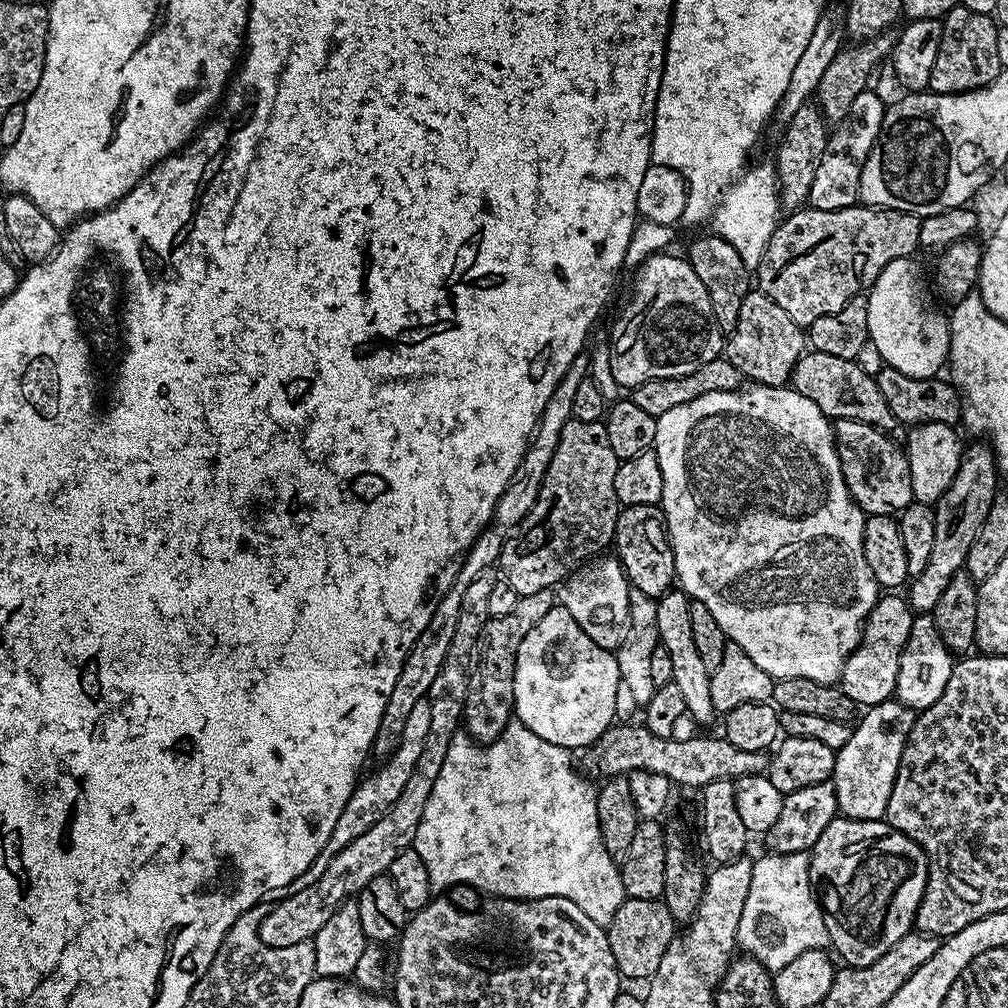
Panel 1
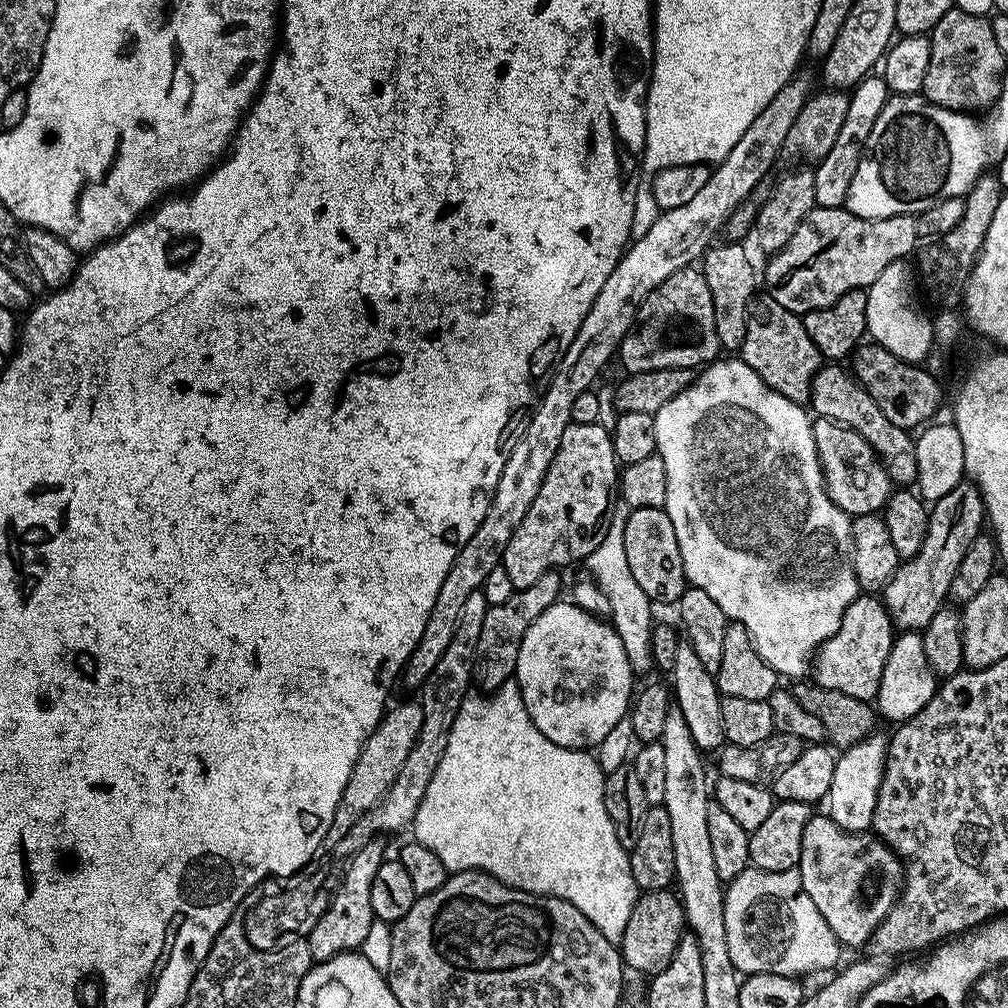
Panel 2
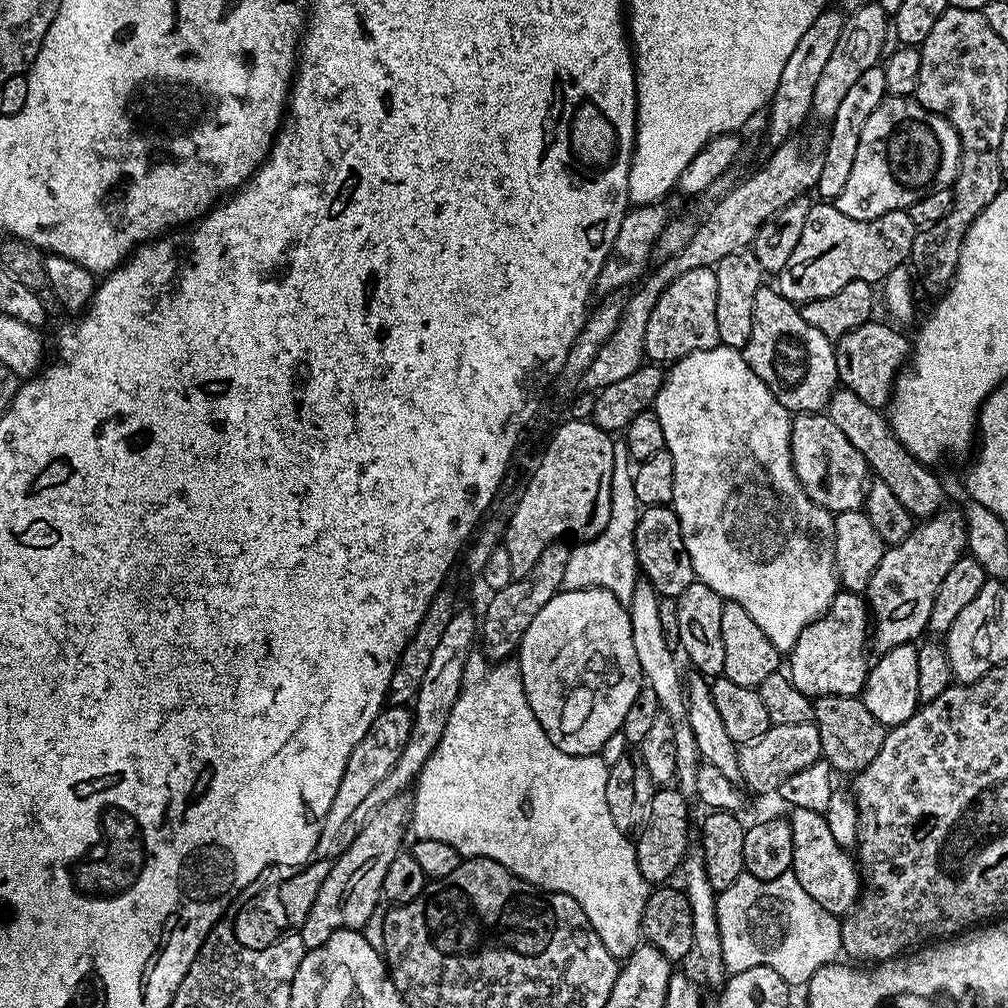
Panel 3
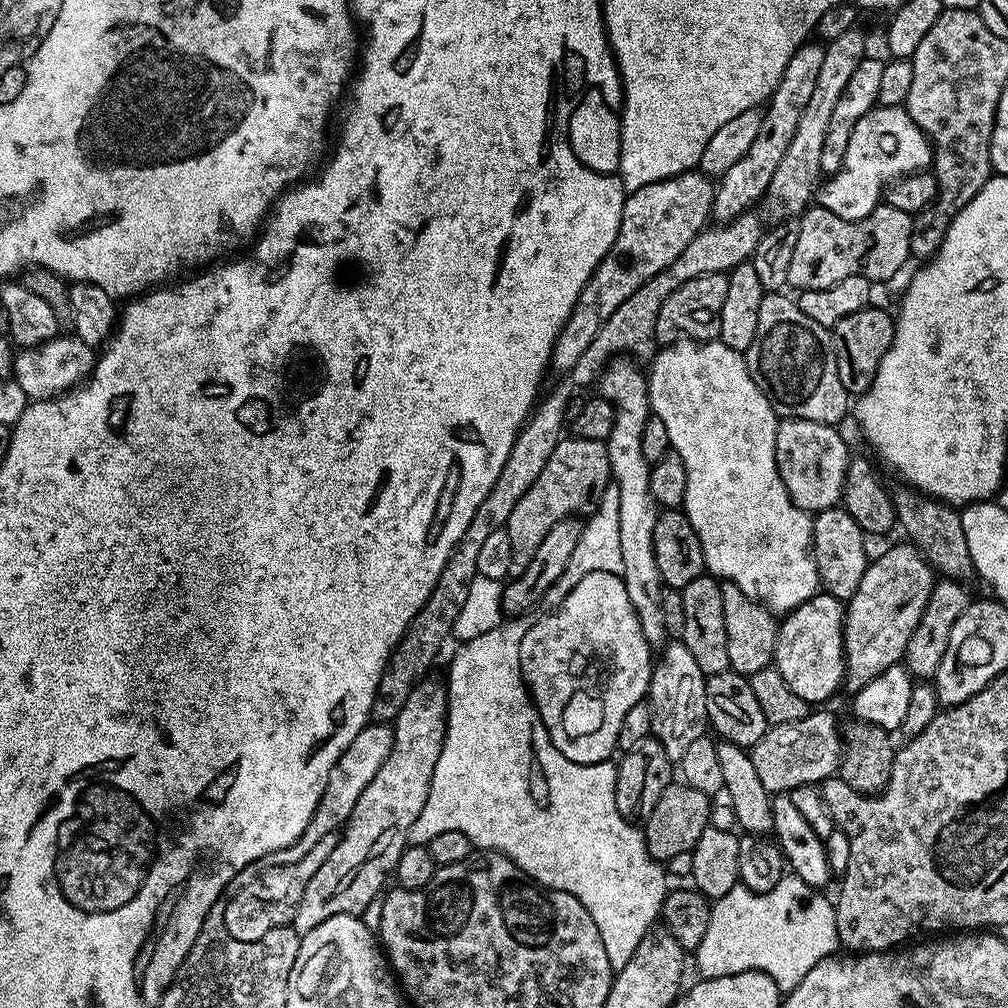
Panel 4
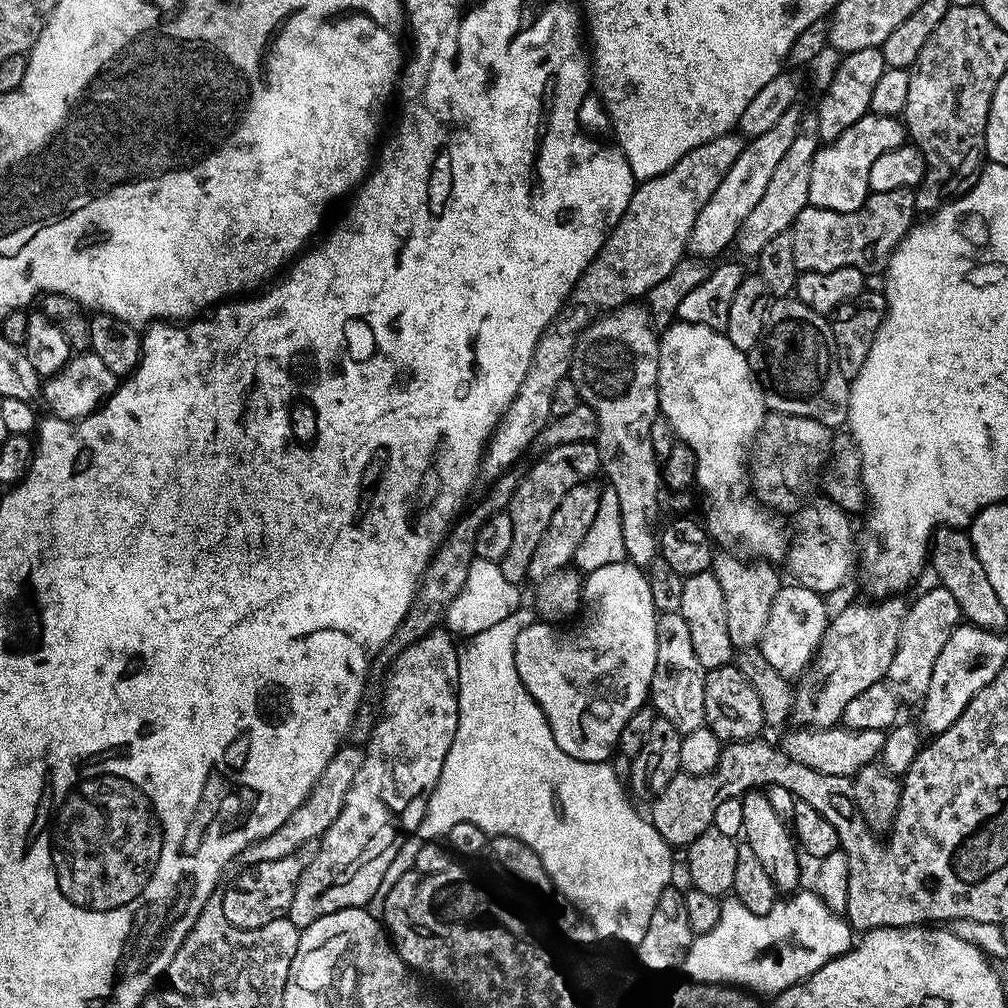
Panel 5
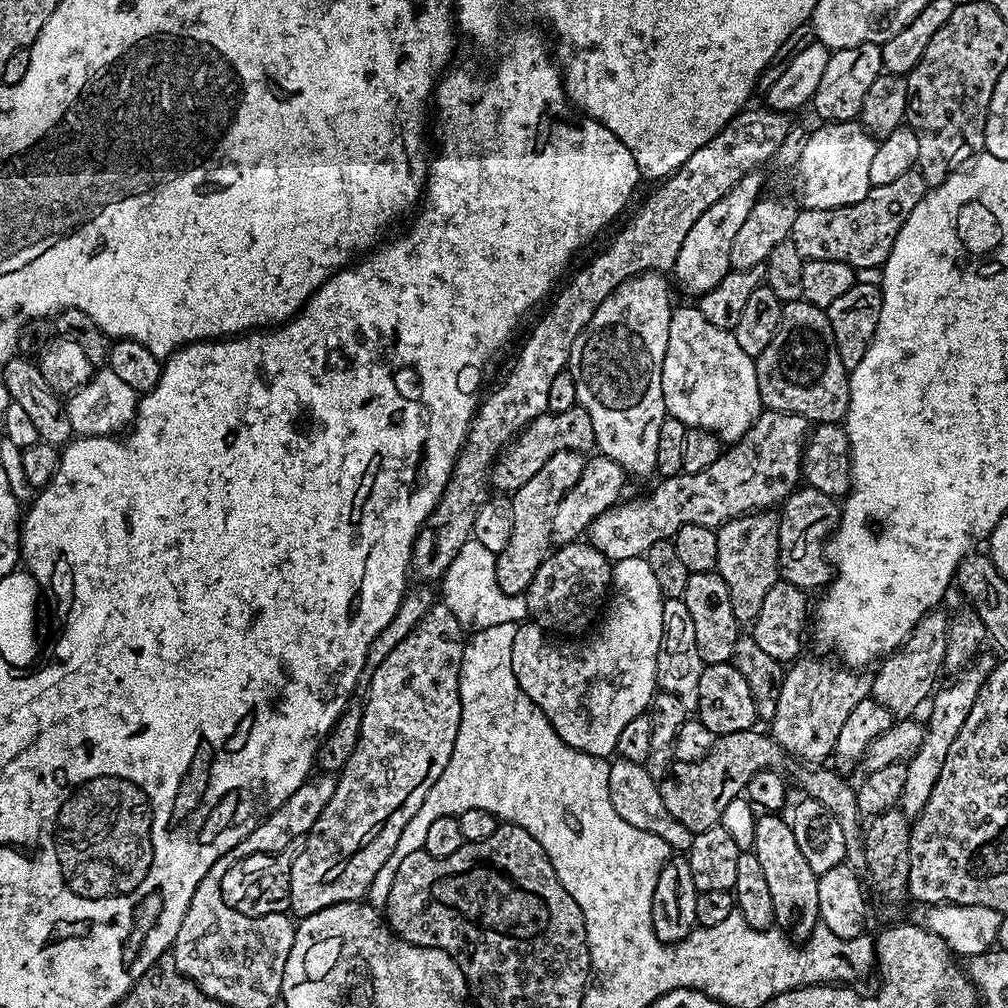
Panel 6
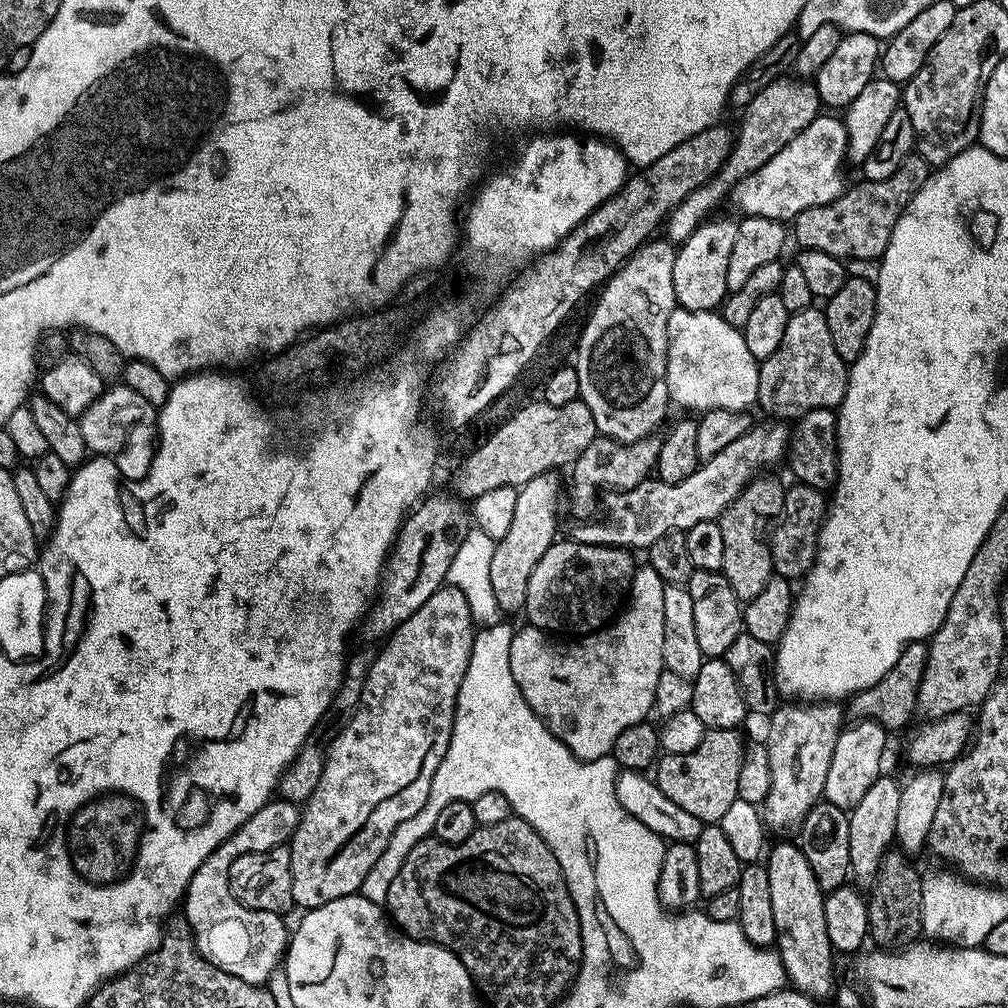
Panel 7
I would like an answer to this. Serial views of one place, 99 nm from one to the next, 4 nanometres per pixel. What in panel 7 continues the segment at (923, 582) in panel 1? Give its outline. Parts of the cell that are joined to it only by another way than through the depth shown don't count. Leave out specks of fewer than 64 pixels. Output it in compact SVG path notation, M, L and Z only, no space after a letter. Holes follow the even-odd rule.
M784 702L767 724L770 794L766 794L762 805L762 819L771 835L773 832L776 838L792 838L806 822L808 811L821 803L830 758L834 758L834 742L845 727L846 712L836 702Z

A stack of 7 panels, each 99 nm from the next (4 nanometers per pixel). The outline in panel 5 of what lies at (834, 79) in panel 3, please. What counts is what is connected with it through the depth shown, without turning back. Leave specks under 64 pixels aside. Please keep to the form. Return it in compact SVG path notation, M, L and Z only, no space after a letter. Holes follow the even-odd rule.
M812 110L805 111L794 142L790 142L790 150L786 150L782 162L778 162L778 167L775 168L766 191L754 206L754 210L750 210L746 222L742 222L734 241L735 251L738 250L749 258L759 256L761 250L777 234L789 231L798 218L798 214L802 214L802 210L809 207L810 170L816 157L816 149L821 147L821 144L822 141L816 130L816 113Z

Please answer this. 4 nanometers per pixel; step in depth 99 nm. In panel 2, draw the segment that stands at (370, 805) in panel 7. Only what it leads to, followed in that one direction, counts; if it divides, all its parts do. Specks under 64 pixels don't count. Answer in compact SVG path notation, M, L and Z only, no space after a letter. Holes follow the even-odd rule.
M379 839L371 840L348 861L344 875L340 877L340 885L332 893L332 901L326 914L318 918L314 930L306 937L313 961L329 960L339 952L355 952L365 941L374 919L370 906L370 882L374 882L378 866L386 859L386 852L380 843Z

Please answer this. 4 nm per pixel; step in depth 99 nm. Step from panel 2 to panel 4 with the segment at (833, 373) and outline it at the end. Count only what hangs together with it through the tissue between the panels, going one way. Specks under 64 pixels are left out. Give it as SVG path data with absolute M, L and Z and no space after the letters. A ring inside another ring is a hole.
M900 486L892 492L892 501L896 507L896 518L899 527L909 541L919 548L920 553L928 561L933 573L941 577L967 581L967 576L973 575L969 547L966 546L965 535L960 521L960 512L953 505L945 504L943 500L936 500L933 496L925 496L923 492L907 486Z

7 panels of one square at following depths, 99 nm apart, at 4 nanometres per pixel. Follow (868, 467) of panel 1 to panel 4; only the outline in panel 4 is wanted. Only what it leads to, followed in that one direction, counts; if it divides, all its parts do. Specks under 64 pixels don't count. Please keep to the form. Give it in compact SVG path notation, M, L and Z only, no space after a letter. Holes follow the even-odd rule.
M784 418L776 426L776 465L778 474L790 494L796 508L802 509L809 514L815 514L835 508L841 503L840 495L844 489L844 479L846 478L846 466L850 459L848 444L840 437L839 427L813 420L793 420Z

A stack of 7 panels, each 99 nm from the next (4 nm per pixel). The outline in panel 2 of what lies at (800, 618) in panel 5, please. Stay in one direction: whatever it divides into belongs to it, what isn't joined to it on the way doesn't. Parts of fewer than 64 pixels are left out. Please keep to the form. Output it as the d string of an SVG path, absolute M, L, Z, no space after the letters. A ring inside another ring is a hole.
M876 594L856 596L854 602L846 606L846 614L838 630L815 654L815 683L830 690L842 690L842 694L850 694L850 698L875 701L893 639L892 616L886 610L883 599Z

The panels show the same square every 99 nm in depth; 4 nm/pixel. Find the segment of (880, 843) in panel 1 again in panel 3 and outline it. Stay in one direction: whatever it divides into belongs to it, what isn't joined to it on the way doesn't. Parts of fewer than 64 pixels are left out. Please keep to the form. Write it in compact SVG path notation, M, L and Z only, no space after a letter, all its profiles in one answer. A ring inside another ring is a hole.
M792 808L787 813L786 819L792 831L792 855L791 872L796 876L797 882L833 916L840 918L856 907L862 891L862 877L855 859L850 857L849 849L840 848L838 842L834 842L834 834L830 834L830 826L826 822L824 813L814 810L802 810Z

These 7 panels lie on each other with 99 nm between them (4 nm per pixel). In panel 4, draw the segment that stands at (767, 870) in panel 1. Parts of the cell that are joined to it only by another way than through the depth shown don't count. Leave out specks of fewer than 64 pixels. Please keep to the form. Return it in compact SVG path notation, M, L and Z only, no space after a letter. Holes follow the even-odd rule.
M785 874L769 892L751 892L748 888L737 886L730 893L732 900L732 920L713 918L706 938L702 938L699 948L695 949L699 975L704 978L718 978L743 972L764 972L780 987L781 993L788 993L828 956L837 951L840 939L836 929L836 910L831 899L824 897L823 891L811 888L794 874Z

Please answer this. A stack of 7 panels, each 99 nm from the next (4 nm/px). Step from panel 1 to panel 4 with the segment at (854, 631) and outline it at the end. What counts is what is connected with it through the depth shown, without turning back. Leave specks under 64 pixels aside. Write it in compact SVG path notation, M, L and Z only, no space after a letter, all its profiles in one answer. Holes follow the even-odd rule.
M682 338L677 344L663 345L652 357L650 367L646 372L650 412L651 415L662 418L663 424L666 425L666 431L670 433L671 451L676 452L678 458L682 458L682 463L686 465L686 498L682 505L682 511L688 517L690 526L694 526L694 534L698 534L698 542L702 542L705 569L717 580L738 586L738 590L742 590L742 594L763 602L773 614L787 614L794 611L799 604L816 595L821 587L816 560L812 556L813 517L794 506L794 502L778 474L778 466L776 465L778 417L776 411L772 409L772 404L766 398L766 394L750 378L747 359L741 353L730 350L730 346L720 343L719 339L701 342Z

